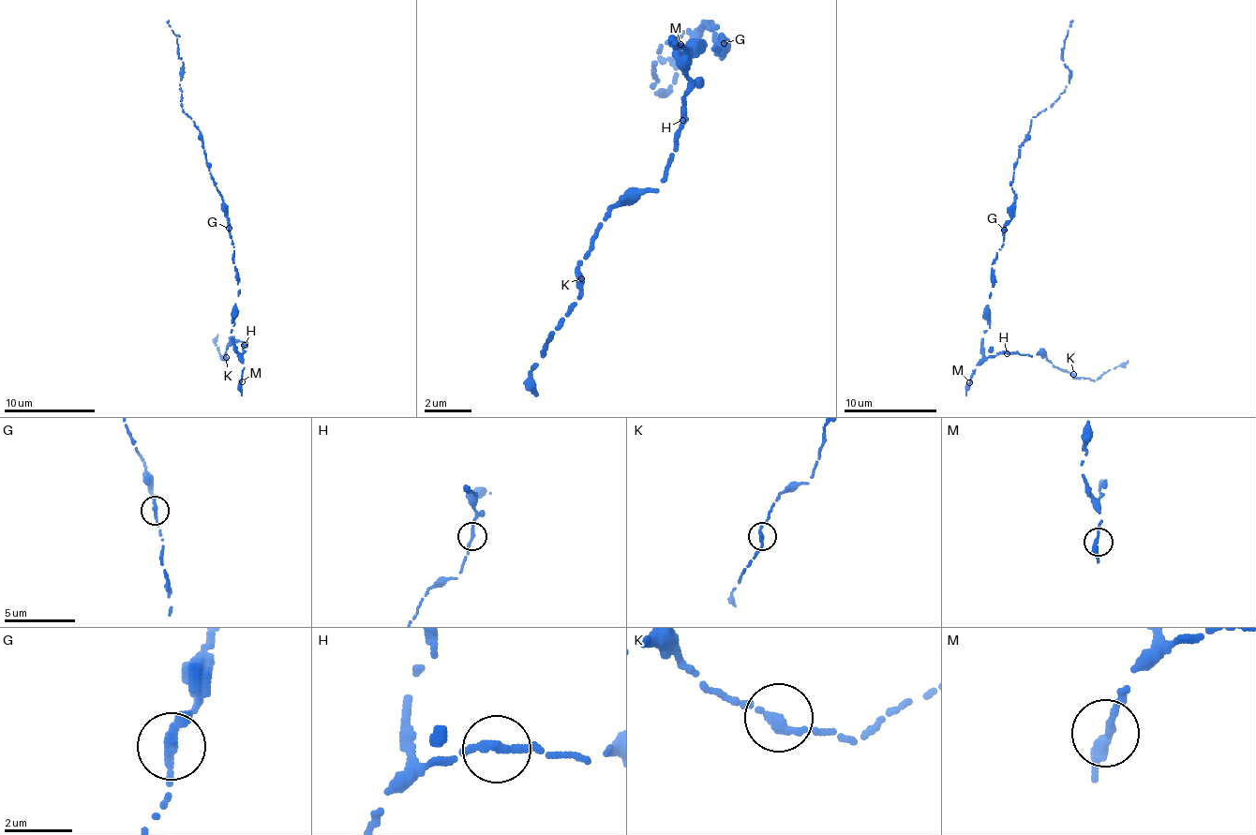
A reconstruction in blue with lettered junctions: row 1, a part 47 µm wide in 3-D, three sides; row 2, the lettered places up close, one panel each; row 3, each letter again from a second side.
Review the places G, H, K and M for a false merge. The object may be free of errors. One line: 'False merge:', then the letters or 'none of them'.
False merge: none of them

